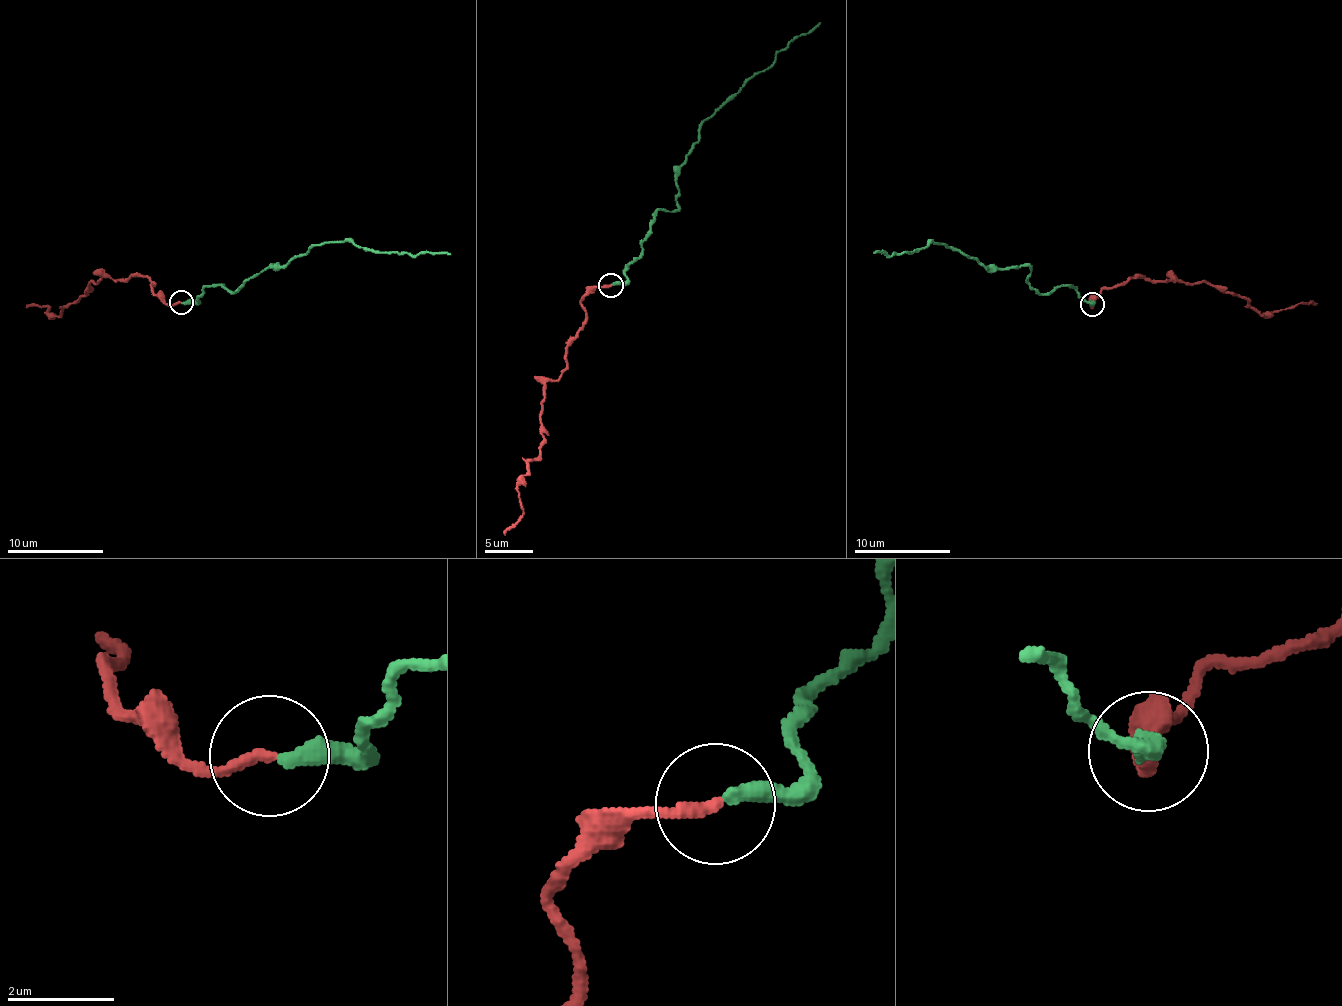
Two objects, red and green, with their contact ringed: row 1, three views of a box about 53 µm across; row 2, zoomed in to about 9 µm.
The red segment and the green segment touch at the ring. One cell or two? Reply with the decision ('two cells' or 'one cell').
two cells

